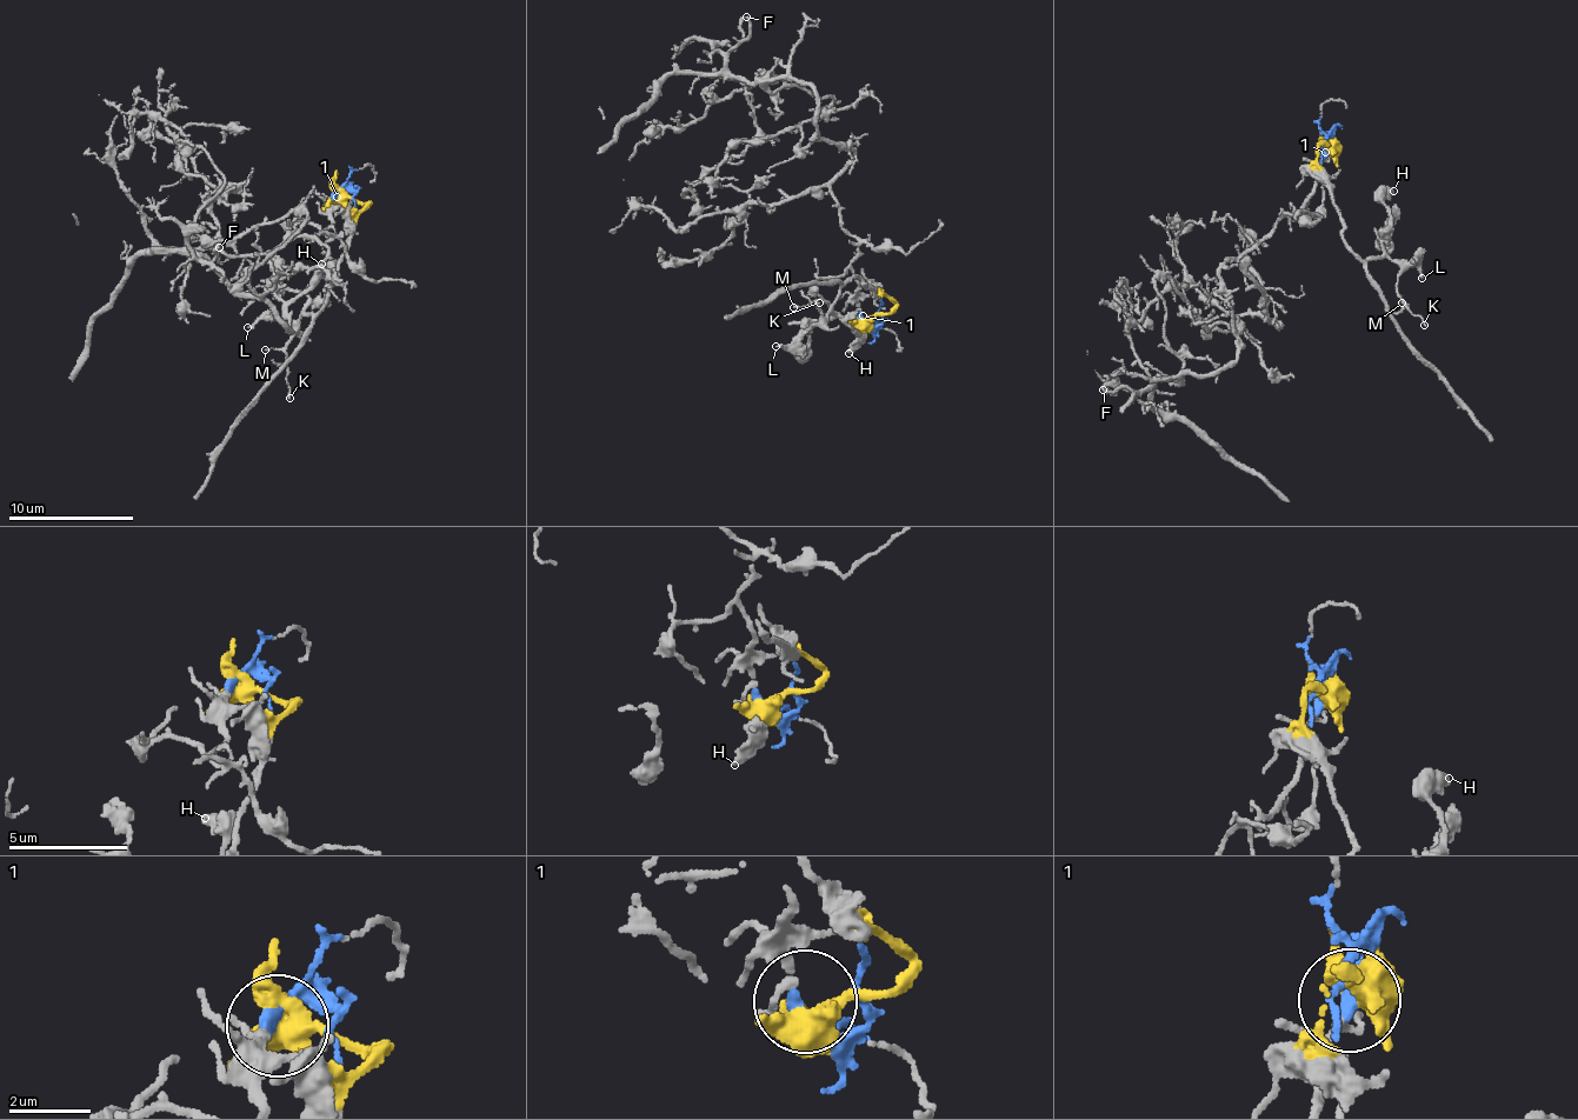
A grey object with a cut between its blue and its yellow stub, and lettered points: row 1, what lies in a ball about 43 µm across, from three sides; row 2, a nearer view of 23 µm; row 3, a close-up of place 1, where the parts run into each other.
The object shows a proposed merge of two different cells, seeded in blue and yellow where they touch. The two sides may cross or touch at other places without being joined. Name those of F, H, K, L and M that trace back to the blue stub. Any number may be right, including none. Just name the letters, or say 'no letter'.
F

